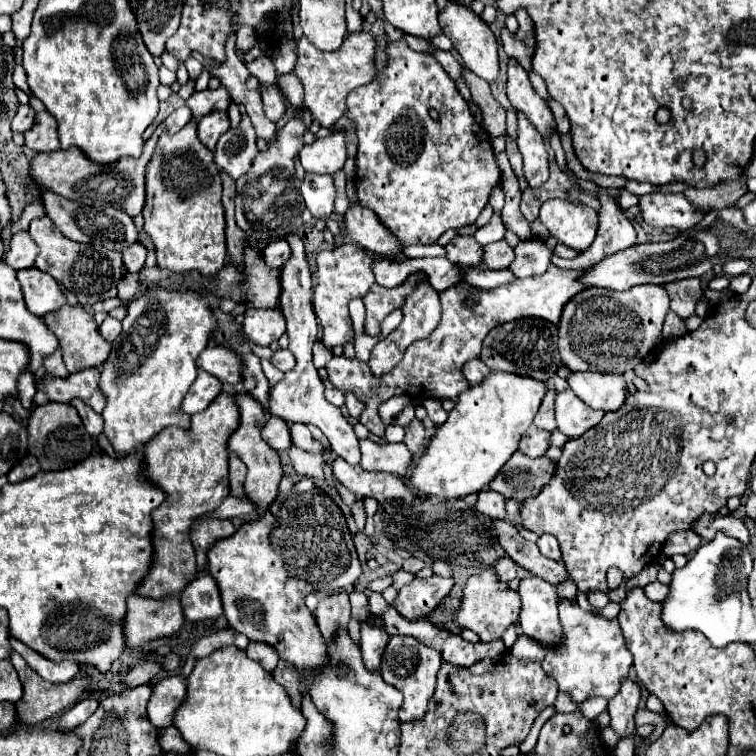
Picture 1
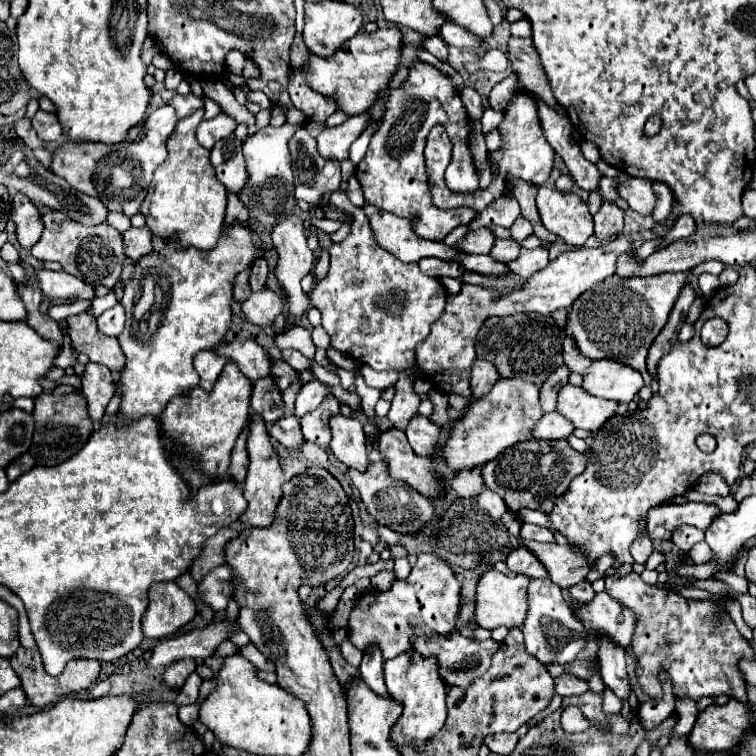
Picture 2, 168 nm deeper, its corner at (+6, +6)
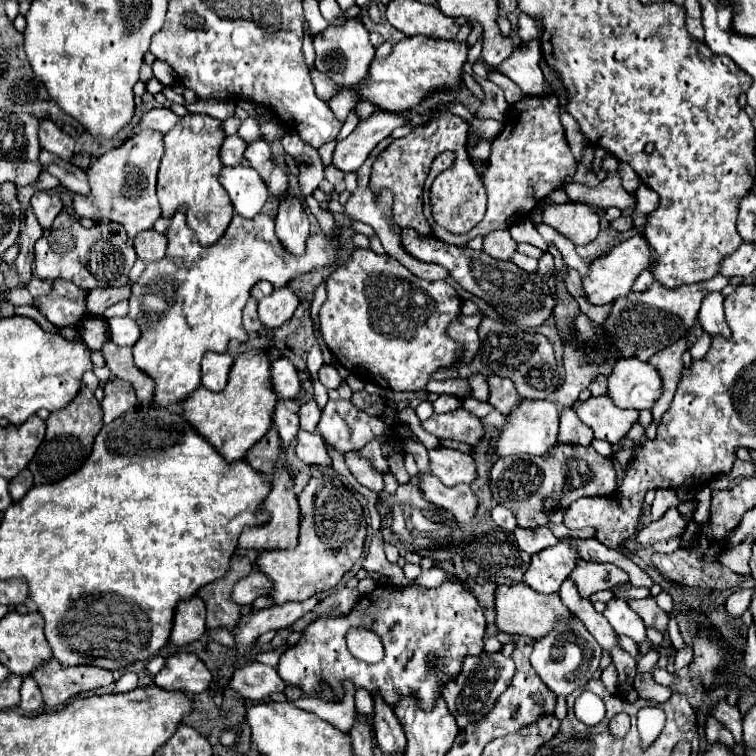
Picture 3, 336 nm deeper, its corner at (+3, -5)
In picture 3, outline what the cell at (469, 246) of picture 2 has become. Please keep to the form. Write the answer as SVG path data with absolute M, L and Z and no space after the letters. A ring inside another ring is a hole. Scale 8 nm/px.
M508 230L490 232L490 236L484 236L484 252L498 258L498 260L510 260L516 252L516 242L512 240Z

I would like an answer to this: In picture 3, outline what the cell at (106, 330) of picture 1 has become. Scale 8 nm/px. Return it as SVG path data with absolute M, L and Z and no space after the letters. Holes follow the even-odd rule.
M110 318L108 320L108 328L110 328L110 340L116 342L118 346L134 346L140 338L140 326L126 318Z

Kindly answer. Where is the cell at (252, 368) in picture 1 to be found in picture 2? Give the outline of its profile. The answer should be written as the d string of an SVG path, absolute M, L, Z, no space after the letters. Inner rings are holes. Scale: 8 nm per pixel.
M263 377L253 383L253 393L251 393L251 409L261 415L267 423L277 421L281 413L281 393L279 387L275 385L273 377Z

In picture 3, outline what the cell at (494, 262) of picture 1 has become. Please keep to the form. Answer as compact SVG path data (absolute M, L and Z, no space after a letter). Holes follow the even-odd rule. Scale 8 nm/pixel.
M514 254L512 256L512 260L514 260L514 264L518 264L522 270L526 270L526 272L536 272L536 268L538 268L538 260L536 258L530 258L530 256L522 256L522 254Z

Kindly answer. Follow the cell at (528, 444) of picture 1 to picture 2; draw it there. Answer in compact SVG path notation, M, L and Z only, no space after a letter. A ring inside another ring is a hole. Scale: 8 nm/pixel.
M557 411L543 415L543 417L535 423L535 427L533 427L533 431L531 431L533 439L537 439L537 441L541 441L541 439L545 439L545 441L565 439L565 437L571 435L571 433L573 433L573 425L571 425L567 419L559 417Z

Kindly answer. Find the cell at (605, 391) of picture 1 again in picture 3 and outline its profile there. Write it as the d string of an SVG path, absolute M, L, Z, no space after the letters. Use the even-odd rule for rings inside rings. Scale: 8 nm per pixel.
M638 358L618 360L608 378L608 396L620 408L652 408L662 396L662 378L650 362Z

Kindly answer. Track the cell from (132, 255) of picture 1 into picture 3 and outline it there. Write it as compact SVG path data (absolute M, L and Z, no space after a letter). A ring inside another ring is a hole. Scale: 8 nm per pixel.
M156 230L138 232L138 236L134 238L136 254L138 254L138 258L142 258L144 262L160 260L160 258L166 254L166 244L168 244L166 234L156 232Z

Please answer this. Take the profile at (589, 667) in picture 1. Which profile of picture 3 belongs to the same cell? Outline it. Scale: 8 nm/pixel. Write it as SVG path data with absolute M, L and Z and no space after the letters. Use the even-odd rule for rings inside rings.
M612 598L604 610L604 616L608 618L610 626L620 636L630 636L636 642L642 642L646 638L646 626L642 618L628 606L626 600Z

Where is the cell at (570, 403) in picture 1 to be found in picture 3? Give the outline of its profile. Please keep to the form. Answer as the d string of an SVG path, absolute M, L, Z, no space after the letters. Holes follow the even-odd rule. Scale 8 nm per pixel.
M592 396L586 402L578 402L574 410L578 412L580 420L594 430L594 438L610 444L624 438L632 424L640 418L638 410L618 408L610 396Z

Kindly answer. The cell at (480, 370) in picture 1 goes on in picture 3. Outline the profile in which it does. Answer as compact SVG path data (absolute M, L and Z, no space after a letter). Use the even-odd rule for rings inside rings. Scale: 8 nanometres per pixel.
M488 376L486 382L488 382L488 386L490 386L490 398L488 398L488 402L490 402L496 410L500 410L500 412L504 412L504 414L510 414L512 408L514 408L514 406L518 404L518 400L520 400L514 382L512 382L510 378L502 378L502 376Z

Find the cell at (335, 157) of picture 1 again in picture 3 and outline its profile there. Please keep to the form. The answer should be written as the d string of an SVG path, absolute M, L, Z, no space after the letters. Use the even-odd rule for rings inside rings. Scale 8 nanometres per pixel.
M376 110L370 118L362 120L344 140L336 144L332 164L342 172L358 170L378 142L388 138L394 128L406 126L406 124L410 122L402 114Z

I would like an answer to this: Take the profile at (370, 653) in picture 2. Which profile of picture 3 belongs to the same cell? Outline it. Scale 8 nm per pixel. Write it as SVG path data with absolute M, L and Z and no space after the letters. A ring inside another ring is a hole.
M374 696L374 726L376 726L376 738L378 746L384 754L404 754L406 752L406 736L398 724L398 718L390 706L384 704L384 700L378 700Z

